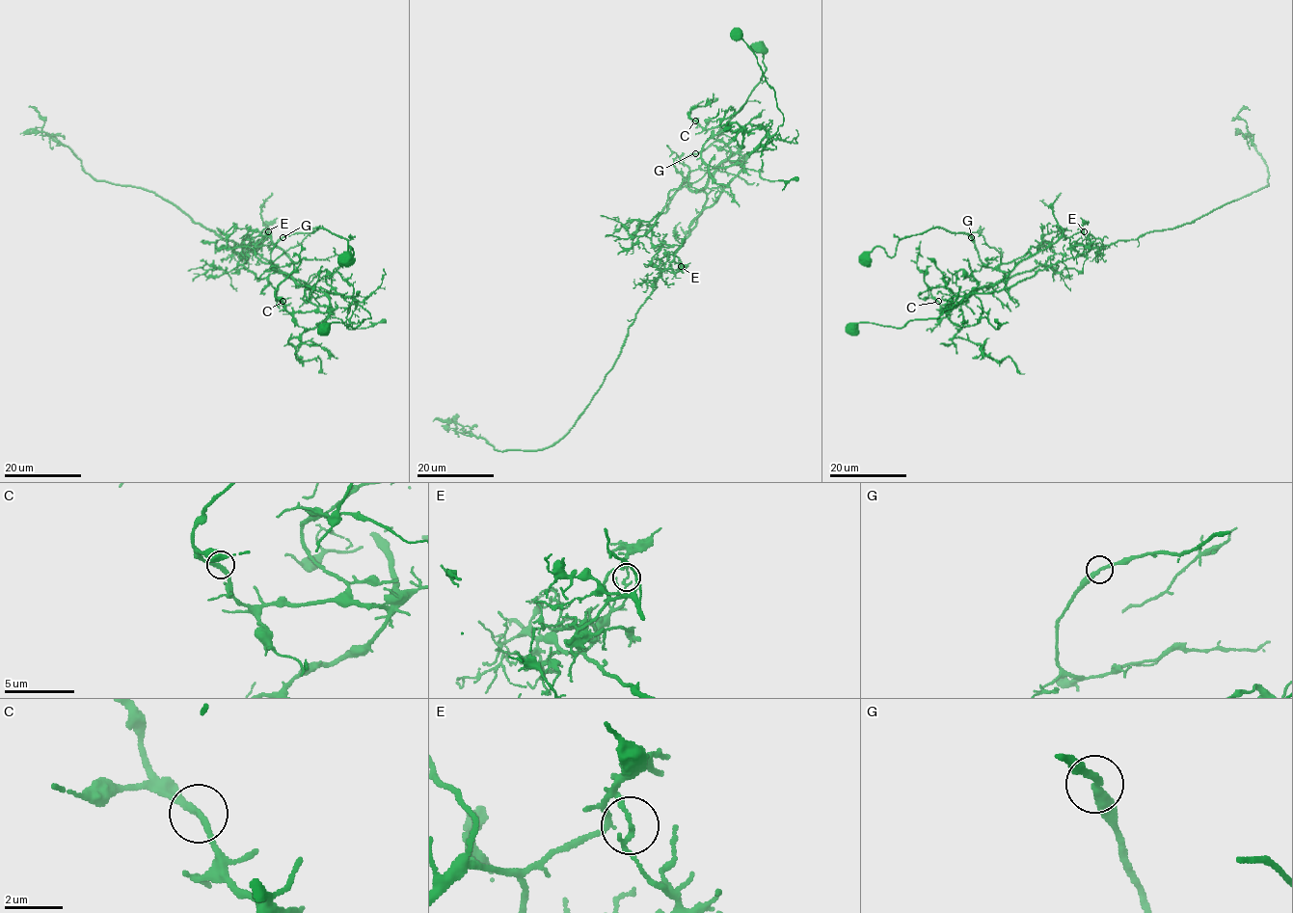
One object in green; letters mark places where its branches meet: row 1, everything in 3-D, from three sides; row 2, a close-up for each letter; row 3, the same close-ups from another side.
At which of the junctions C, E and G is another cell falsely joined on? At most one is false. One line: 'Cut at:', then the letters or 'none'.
Cut at: E

